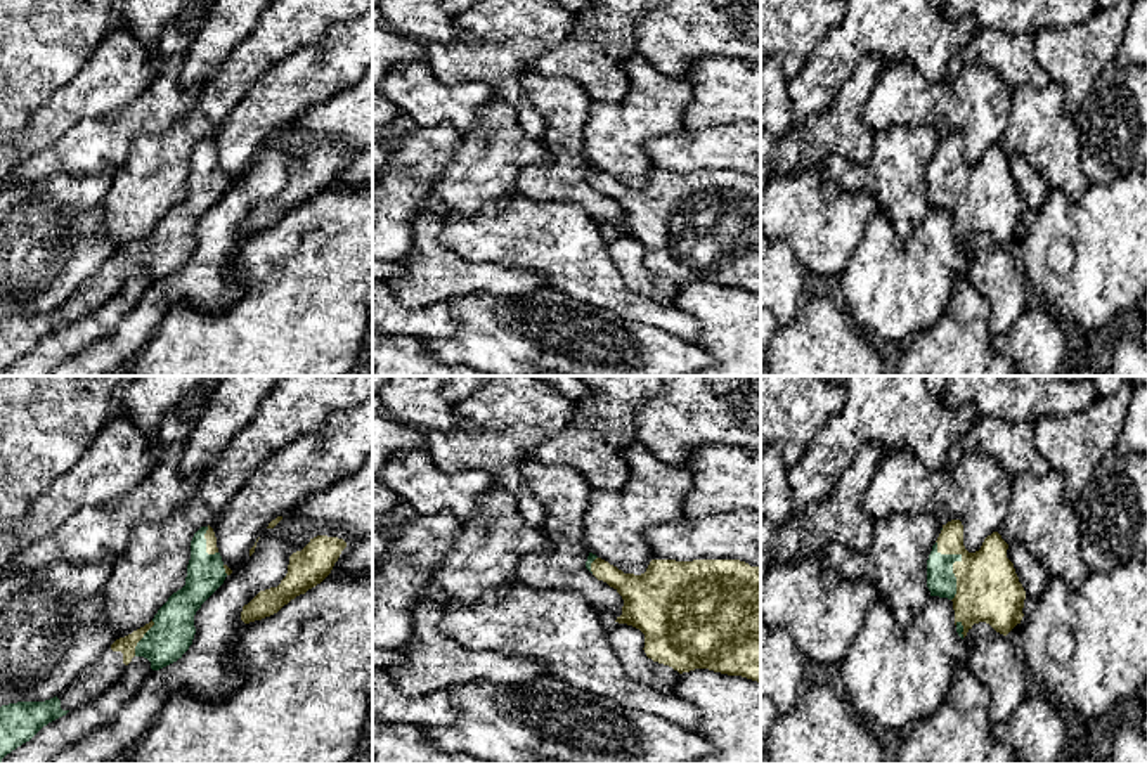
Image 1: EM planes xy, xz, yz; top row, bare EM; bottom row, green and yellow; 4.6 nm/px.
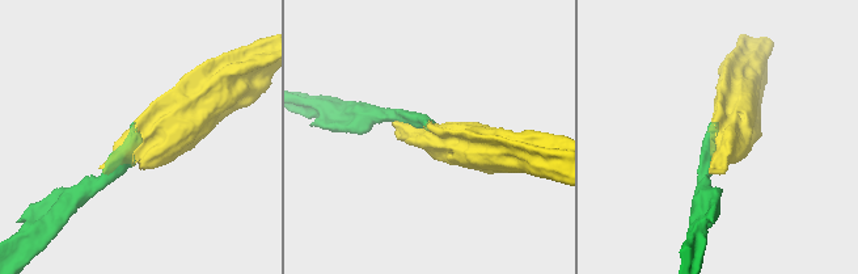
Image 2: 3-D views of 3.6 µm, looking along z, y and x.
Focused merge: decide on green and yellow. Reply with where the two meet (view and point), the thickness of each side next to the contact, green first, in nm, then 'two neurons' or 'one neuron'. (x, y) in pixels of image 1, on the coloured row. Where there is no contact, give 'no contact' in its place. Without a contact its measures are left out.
meets green in yz at (955, 560); 140 nm thick on the green side, 300 nm on the other; one neuron

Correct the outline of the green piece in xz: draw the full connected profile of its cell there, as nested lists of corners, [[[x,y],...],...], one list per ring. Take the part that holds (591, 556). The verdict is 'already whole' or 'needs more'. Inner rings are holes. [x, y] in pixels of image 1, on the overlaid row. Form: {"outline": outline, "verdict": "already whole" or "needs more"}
{"outline": [[[589,553],[586,568],[624,599],[615,622],[645,634],[645,653],[679,674],[709,669],[761,683],[761,567],[740,560],[651,560],[641,575],[624,573]]], "verdict": "needs more"}

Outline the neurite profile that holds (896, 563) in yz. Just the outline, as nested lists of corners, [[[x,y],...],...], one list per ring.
[[[892,515],[875,523],[866,553],[833,542],[823,553],[823,565],[844,579],[872,584],[878,599],[889,605],[898,636],[903,636],[930,598],[927,560],[941,528],[934,515]]]

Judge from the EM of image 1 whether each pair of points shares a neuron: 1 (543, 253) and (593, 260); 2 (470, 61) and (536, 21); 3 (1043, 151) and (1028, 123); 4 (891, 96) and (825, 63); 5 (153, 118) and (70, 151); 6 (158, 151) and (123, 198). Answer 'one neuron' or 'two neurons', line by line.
1: one neuron
2: one neuron
3: one neuron
4: two neurons
5: one neuron
6: one neuron

